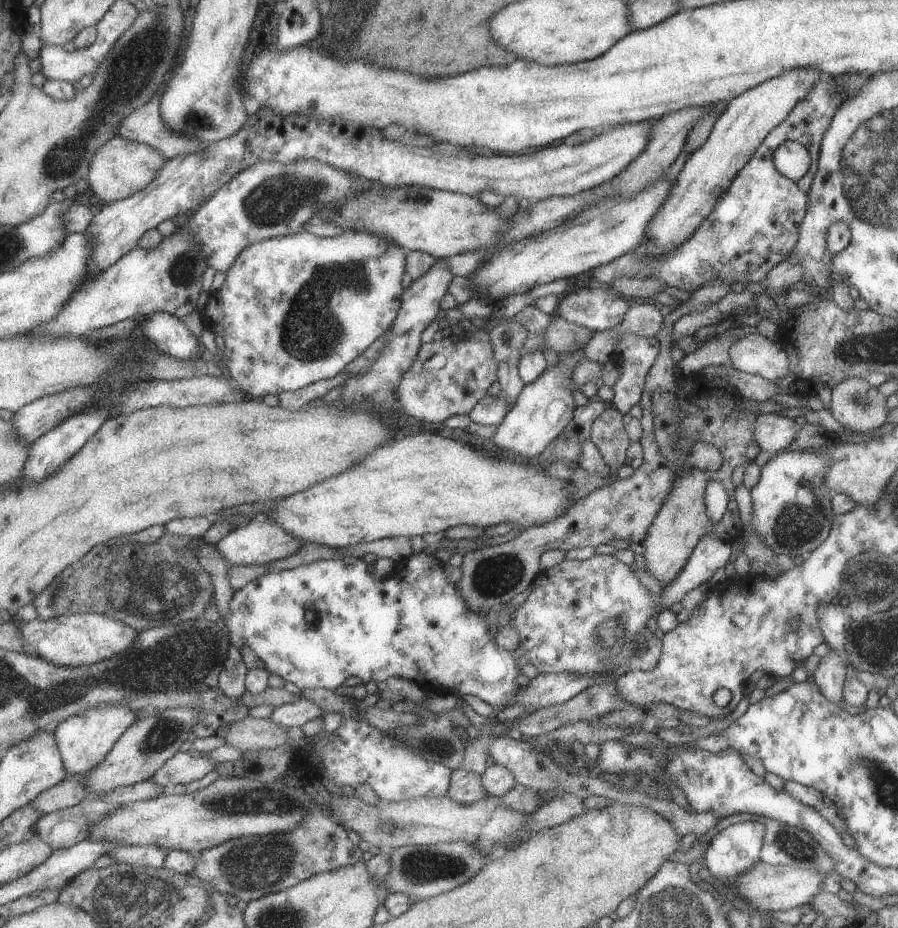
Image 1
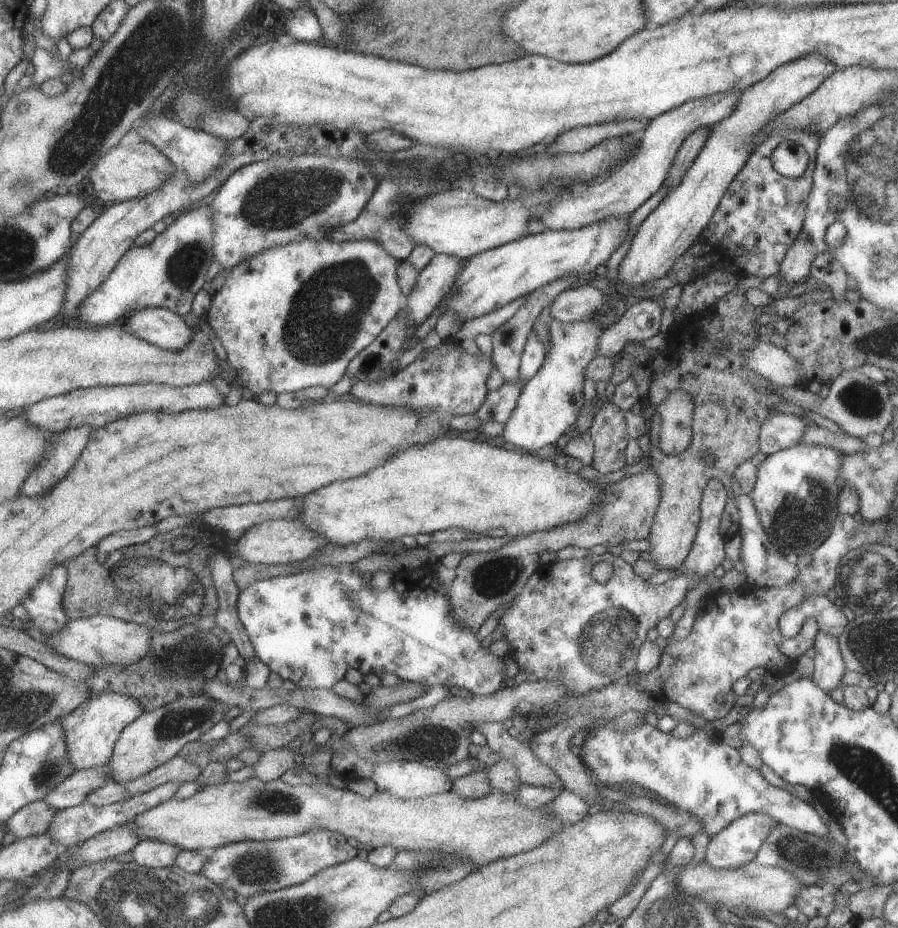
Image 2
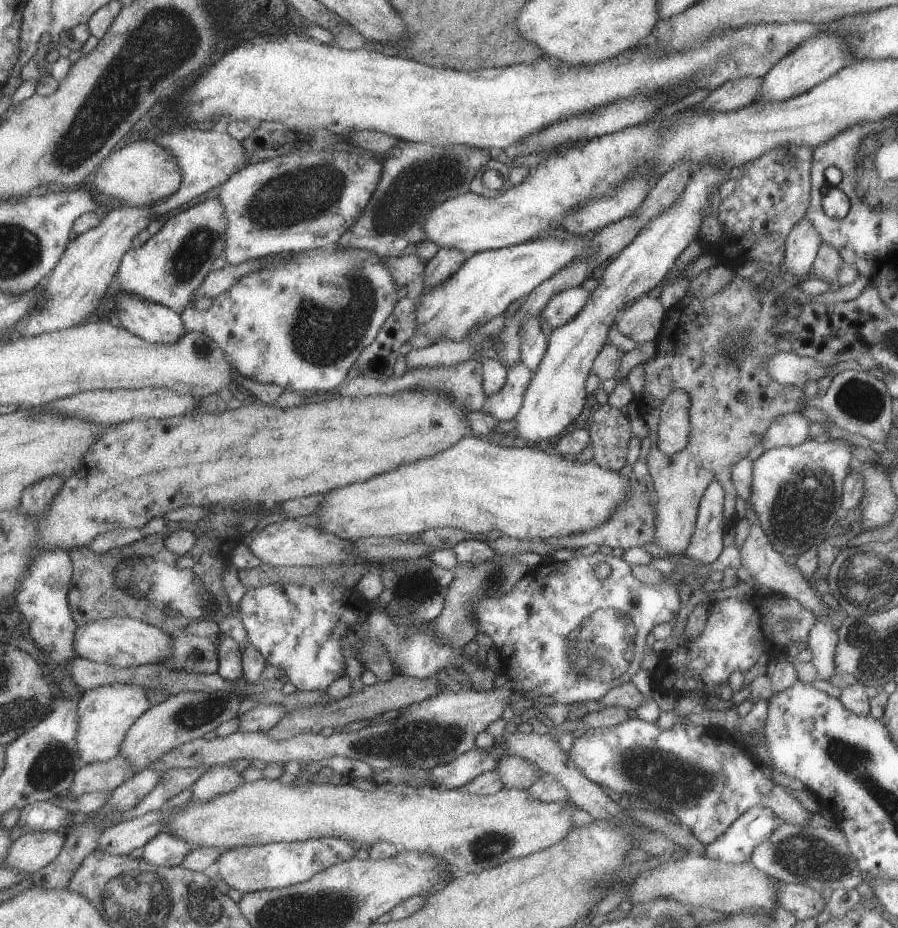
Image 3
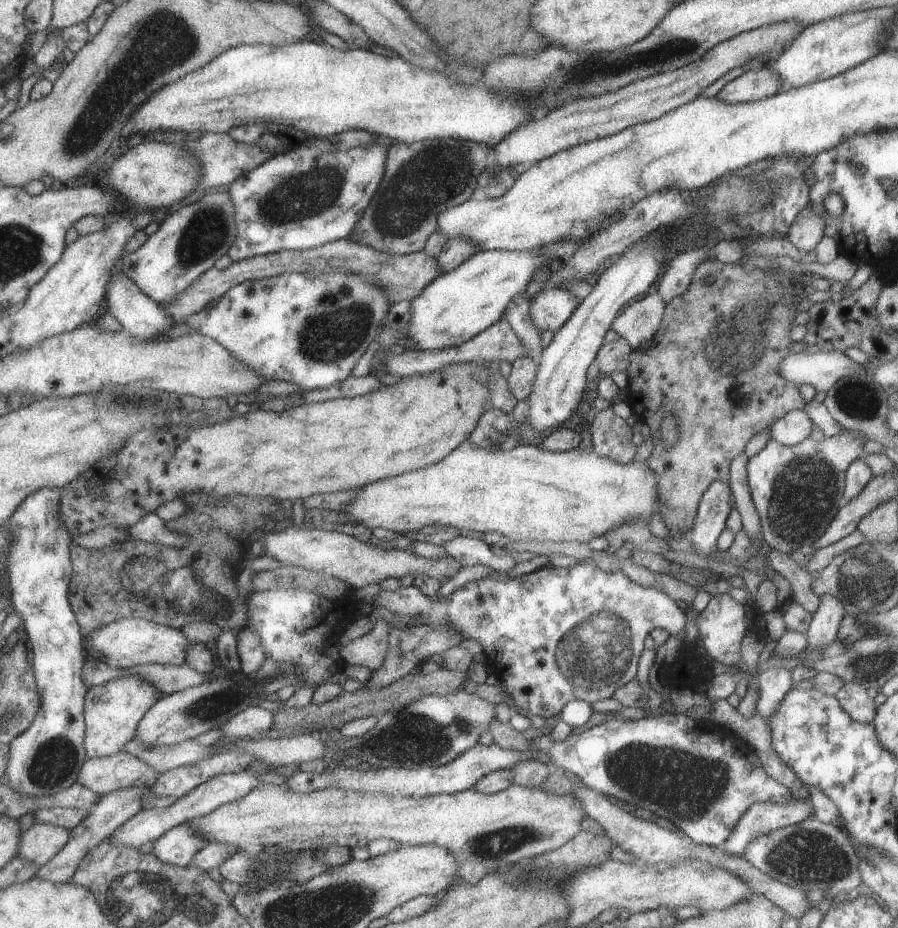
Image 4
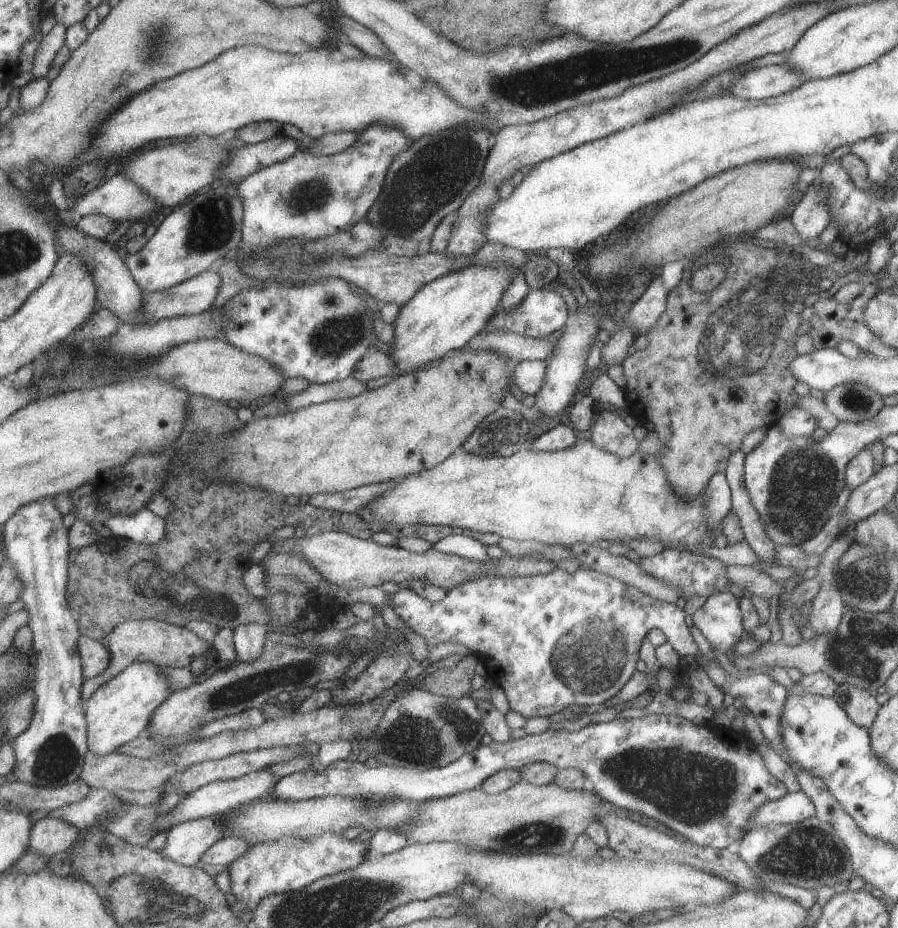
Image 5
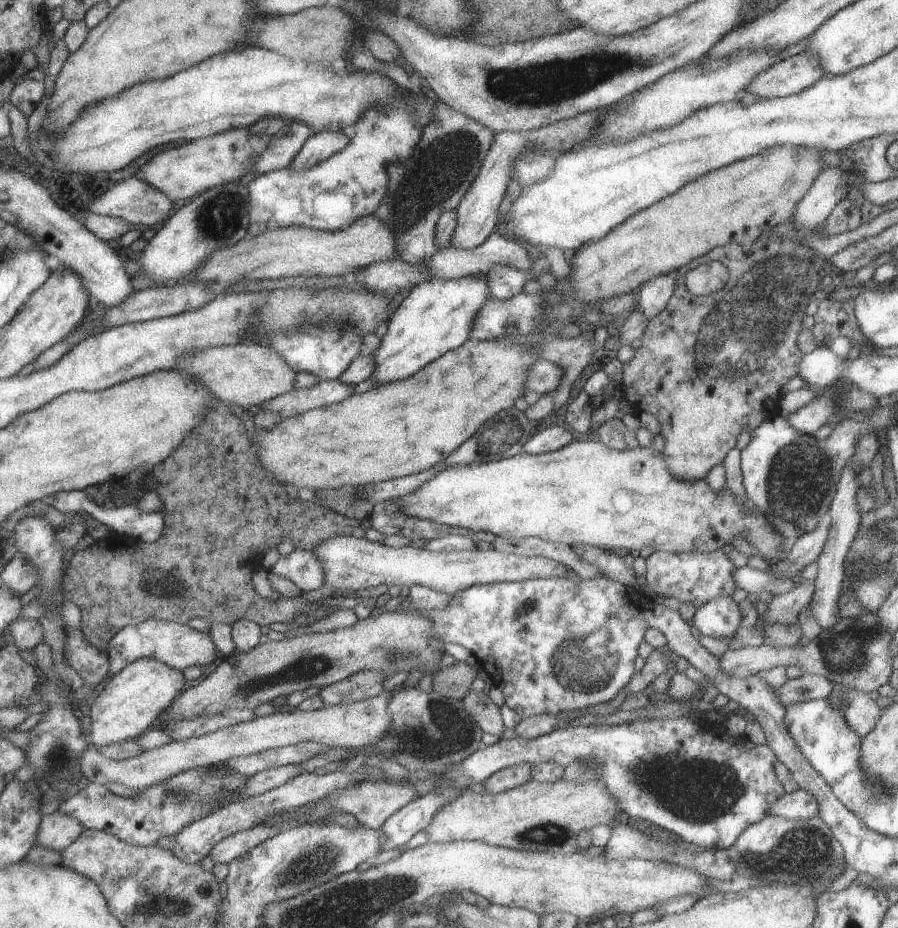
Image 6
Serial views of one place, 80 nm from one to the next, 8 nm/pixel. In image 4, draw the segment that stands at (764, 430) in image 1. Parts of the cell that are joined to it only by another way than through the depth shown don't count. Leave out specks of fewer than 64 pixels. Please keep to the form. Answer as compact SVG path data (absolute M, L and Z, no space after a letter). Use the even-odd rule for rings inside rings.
M791 410L769 426L769 439L781 445L793 446L808 437L812 423L804 410Z

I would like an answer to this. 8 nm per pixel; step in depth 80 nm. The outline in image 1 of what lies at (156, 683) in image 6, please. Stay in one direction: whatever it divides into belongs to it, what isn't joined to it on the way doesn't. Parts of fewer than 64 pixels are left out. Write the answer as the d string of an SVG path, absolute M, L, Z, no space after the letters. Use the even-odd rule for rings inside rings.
M109 703L87 707L82 713L62 720L52 733L67 774L86 773L98 765L111 750L115 740L135 720L135 713L126 705Z

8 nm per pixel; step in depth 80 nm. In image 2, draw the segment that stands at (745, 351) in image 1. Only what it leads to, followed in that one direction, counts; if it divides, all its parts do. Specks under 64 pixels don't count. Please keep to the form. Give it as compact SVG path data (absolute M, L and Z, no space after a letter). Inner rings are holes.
M764 337L758 340L758 344L744 353L744 366L753 370L758 376L765 378L769 383L779 387L799 386L802 379L798 374L798 364L784 350L765 342Z

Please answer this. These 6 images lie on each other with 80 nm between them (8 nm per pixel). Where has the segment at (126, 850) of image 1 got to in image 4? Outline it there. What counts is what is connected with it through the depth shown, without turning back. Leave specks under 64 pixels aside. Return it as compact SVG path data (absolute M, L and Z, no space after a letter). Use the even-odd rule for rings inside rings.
M181 824L167 830L162 836L152 841L151 854L171 866L188 867L195 852L199 852L208 844L199 836L191 824Z

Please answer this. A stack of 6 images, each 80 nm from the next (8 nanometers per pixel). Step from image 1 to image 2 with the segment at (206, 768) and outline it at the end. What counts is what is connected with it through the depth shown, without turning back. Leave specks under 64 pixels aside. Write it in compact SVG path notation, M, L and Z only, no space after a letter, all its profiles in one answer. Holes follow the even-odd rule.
M176 755L150 772L143 772L142 776L126 781L122 786L127 798L135 797L137 794L151 791L153 788L170 781L176 781L180 784L184 781L195 781L200 770L201 768L188 764L183 761L183 758Z

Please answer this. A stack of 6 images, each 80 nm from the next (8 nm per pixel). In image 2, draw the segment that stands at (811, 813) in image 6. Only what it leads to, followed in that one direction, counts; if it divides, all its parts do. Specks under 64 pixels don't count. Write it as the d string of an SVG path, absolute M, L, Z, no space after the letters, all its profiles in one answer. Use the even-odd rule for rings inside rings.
M748 813L733 820L709 839L704 858L706 864L712 868L729 869L753 861L775 824L762 813Z

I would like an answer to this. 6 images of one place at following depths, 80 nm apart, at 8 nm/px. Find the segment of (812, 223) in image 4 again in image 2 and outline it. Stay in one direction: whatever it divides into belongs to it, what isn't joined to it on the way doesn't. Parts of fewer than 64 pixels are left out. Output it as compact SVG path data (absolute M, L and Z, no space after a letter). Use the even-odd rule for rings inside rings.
M802 231L795 236L780 263L778 278L793 284L810 279L811 262L815 259L814 245Z

